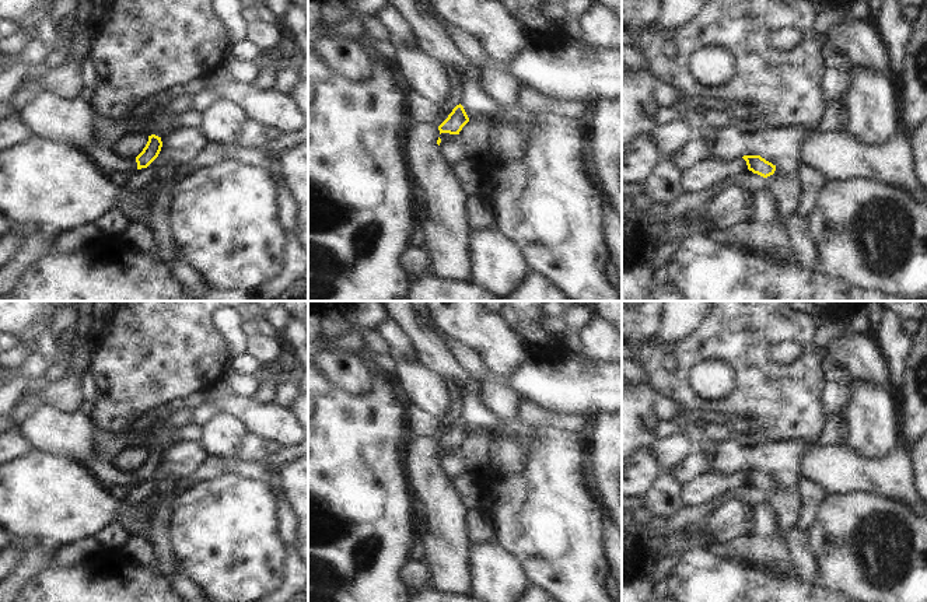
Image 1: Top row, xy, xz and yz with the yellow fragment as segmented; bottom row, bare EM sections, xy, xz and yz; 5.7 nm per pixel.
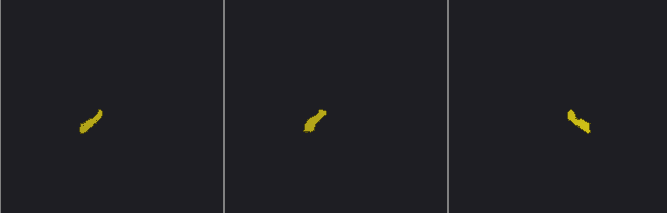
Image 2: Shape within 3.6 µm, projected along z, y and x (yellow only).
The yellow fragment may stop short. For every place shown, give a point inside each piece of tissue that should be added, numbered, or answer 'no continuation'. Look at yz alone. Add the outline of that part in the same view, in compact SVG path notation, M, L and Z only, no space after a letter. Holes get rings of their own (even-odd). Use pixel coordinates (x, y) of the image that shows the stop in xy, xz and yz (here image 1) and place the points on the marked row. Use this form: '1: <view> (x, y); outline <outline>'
no continuation

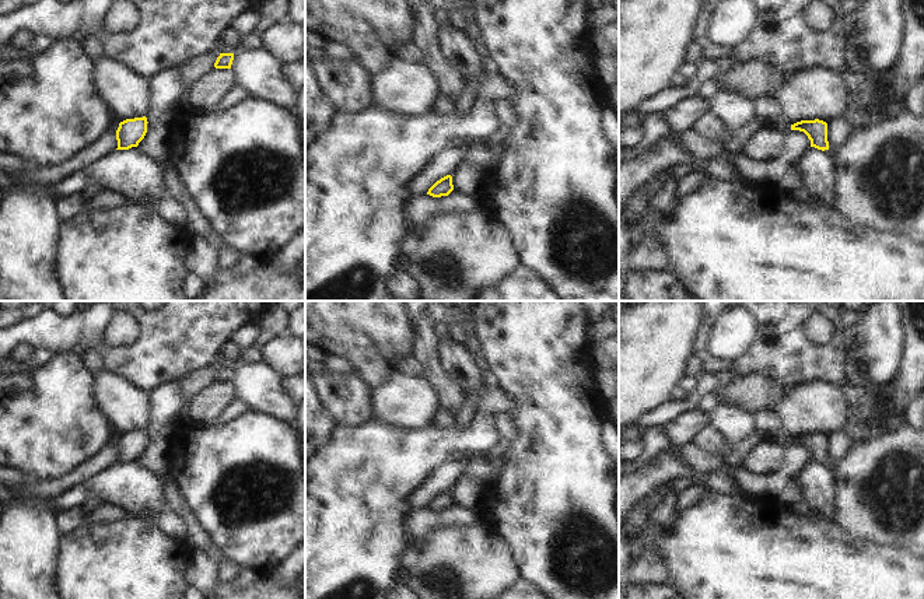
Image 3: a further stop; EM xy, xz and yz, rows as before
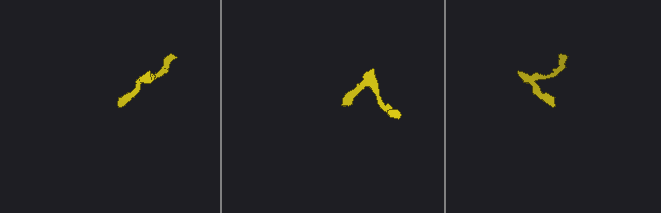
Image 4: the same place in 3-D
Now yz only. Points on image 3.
no continuation

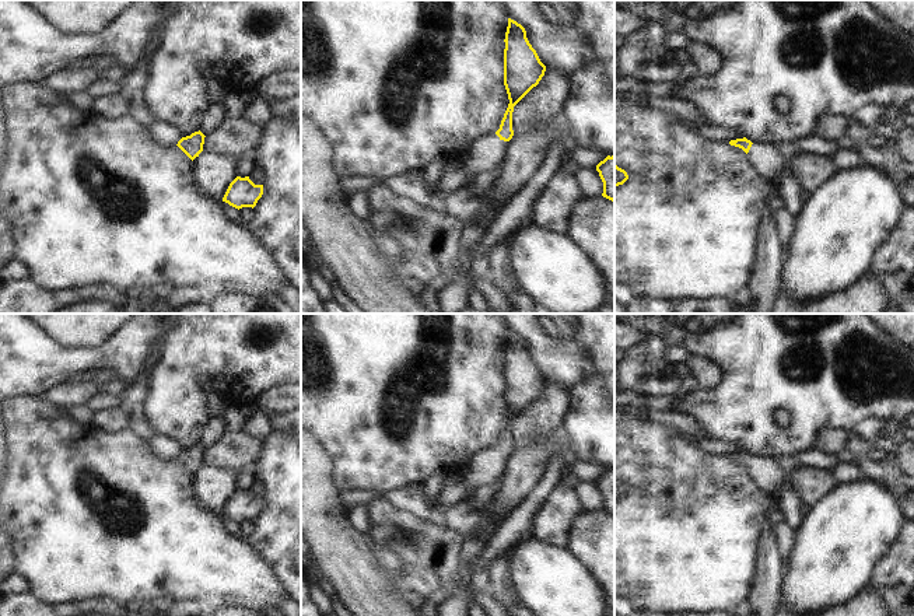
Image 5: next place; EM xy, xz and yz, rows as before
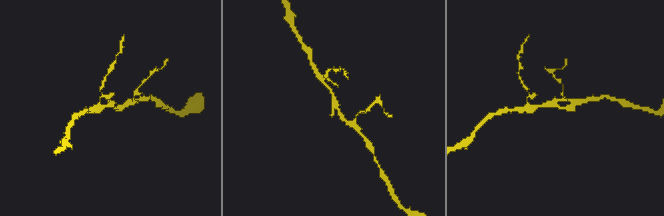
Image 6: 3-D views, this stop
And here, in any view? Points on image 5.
1: xz (483, 154); outline M495 133L486 134L472 143L462 158L462 167L456 171L444 169L438 181L438 190L447 196L466 185L480 172L493 169L502 162L508 141Z

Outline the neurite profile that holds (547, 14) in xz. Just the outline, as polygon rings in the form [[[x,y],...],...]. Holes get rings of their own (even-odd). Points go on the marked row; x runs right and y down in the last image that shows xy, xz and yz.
[[[537,0],[536,1],[537,6],[537,11],[540,13],[542,18],[556,27],[556,28],[561,28],[563,22],[560,21],[560,18],[557,17],[557,14],[551,10],[551,7],[544,1],[544,0]]]

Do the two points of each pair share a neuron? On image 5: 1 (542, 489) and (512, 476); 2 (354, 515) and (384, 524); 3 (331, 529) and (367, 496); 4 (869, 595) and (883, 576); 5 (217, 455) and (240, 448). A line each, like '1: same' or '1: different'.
1: different
2: different
3: different
4: different
5: same

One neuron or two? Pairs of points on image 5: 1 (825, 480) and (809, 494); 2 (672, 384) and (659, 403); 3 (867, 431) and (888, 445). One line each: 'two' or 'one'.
1: one
2: two
3: one

